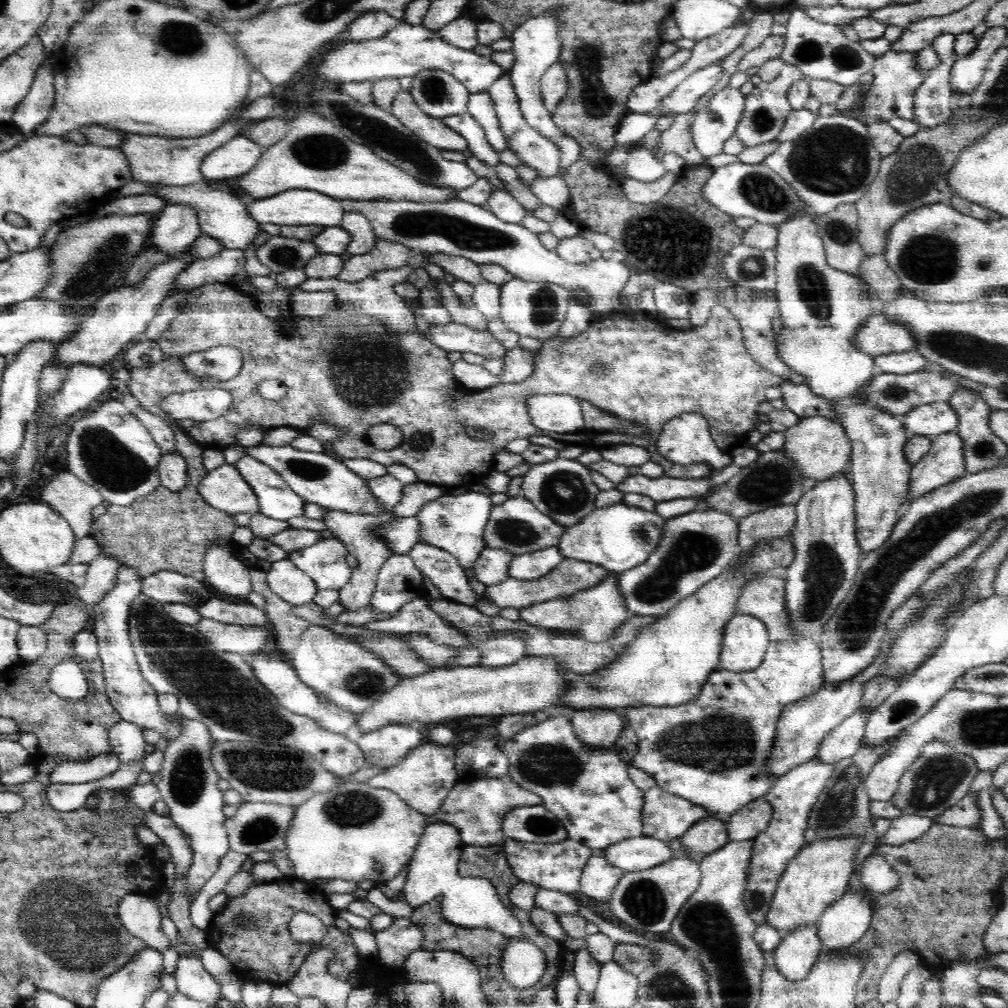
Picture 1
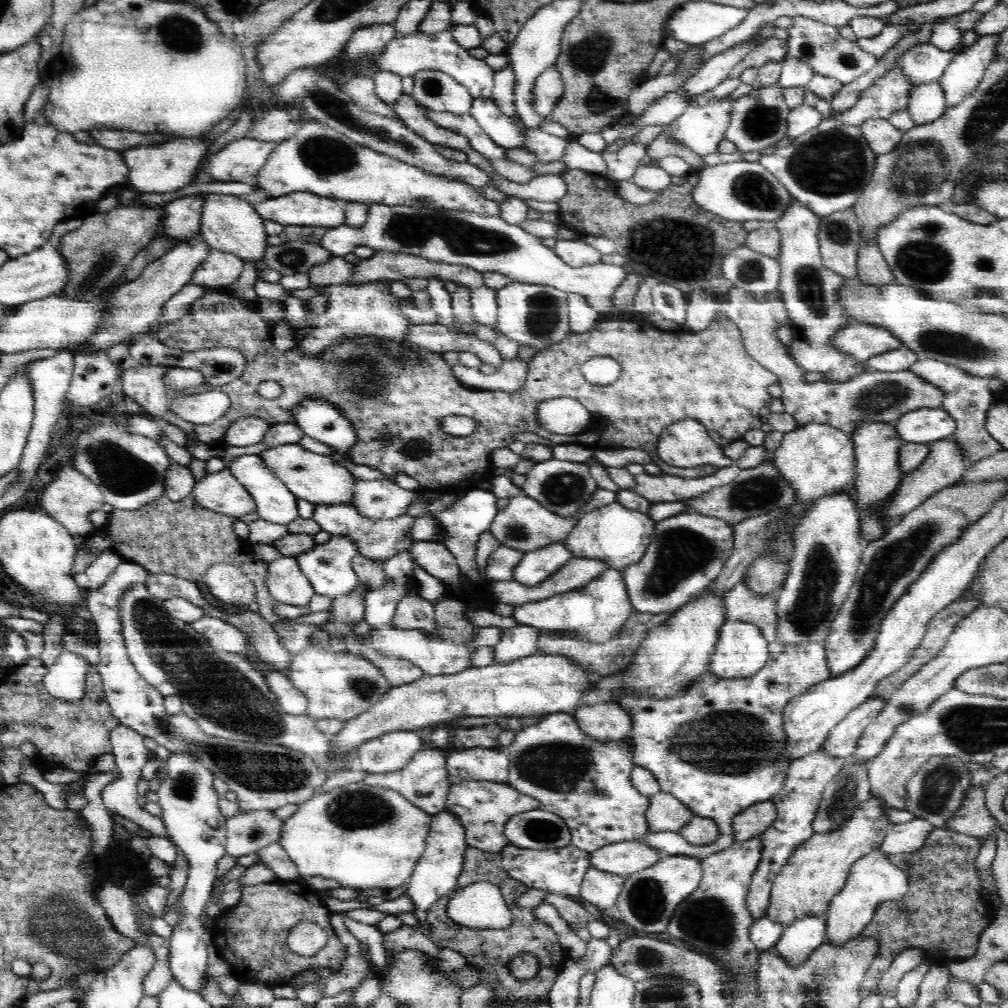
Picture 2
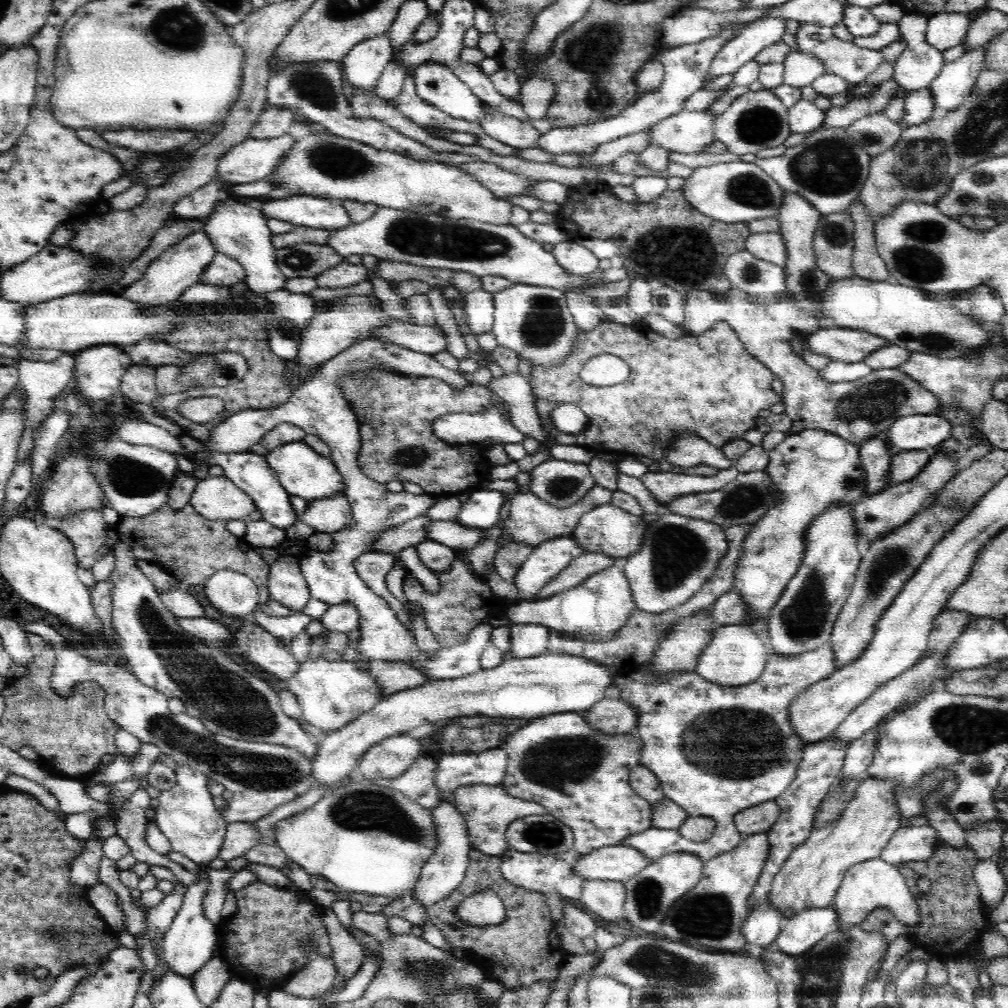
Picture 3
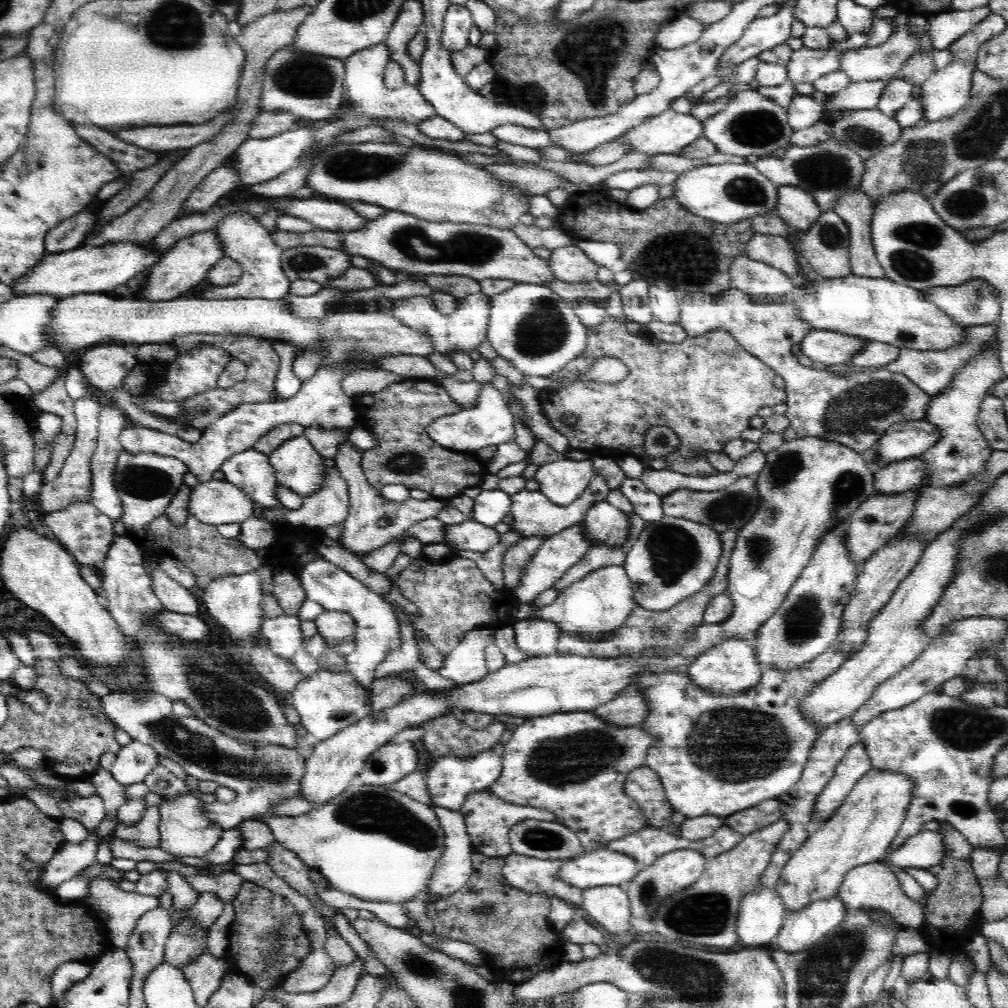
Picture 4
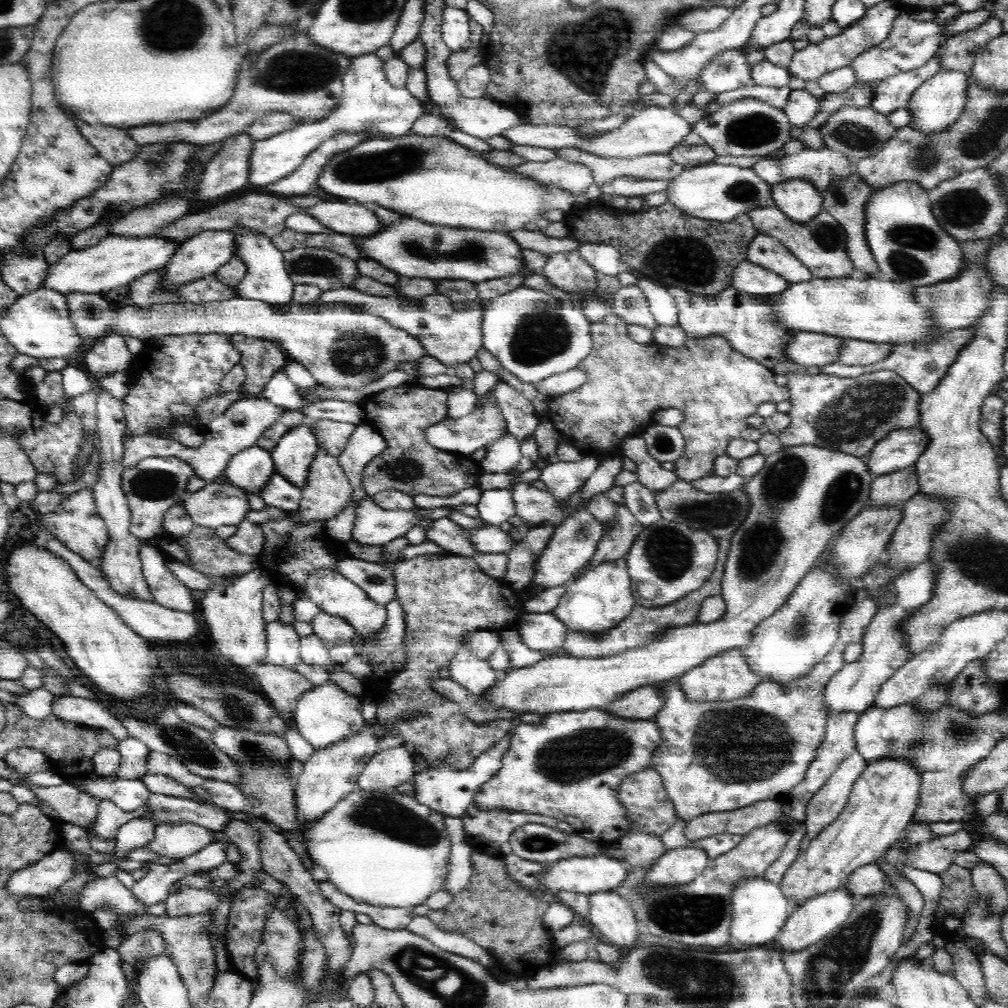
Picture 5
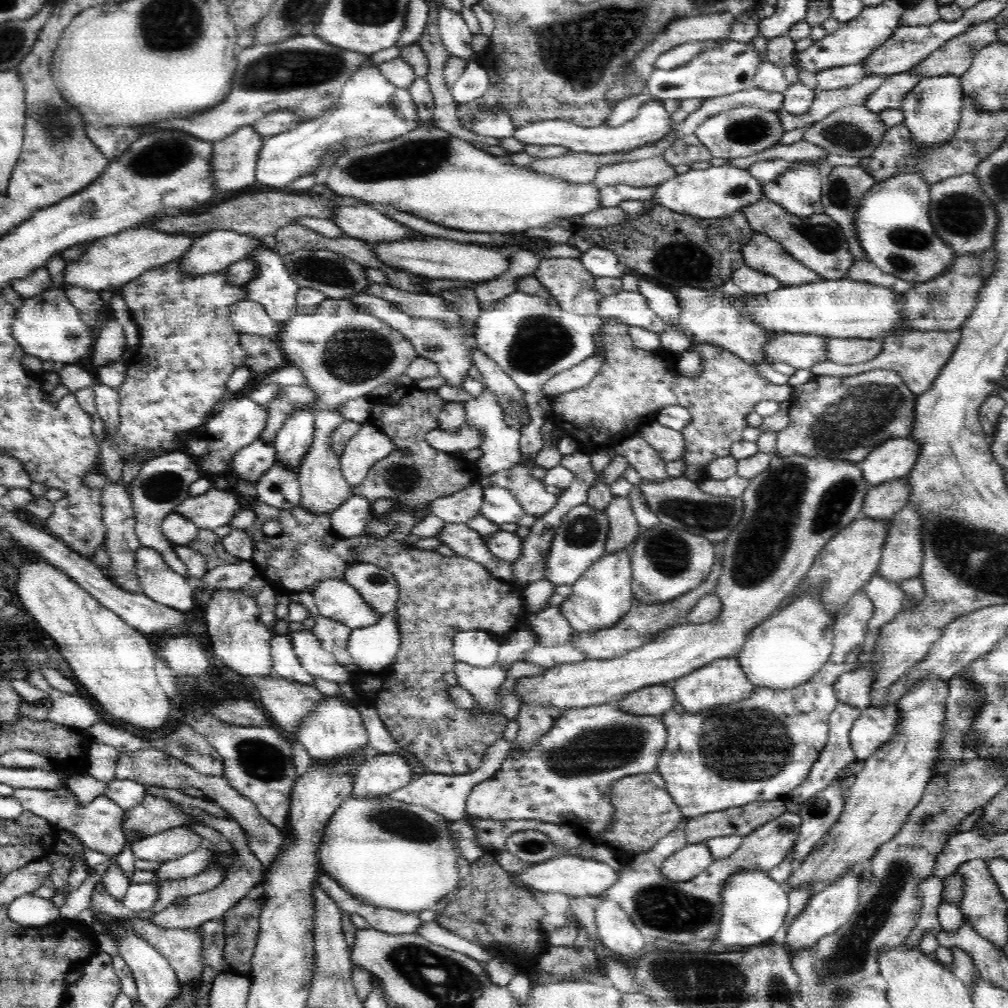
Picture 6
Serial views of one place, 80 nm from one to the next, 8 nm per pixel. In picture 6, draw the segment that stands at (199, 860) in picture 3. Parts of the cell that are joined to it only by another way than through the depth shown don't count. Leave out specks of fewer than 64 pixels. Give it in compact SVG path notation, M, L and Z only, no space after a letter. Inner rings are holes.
M186 826L174 827L164 832L134 841L131 846L135 859L168 862L195 851L205 845L205 839Z

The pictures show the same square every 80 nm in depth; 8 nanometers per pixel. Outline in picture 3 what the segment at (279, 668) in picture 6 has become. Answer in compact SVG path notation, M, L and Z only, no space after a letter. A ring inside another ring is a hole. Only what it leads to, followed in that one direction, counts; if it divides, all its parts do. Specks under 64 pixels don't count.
M260 608L254 611L254 616L250 616L252 623L258 623L266 632L273 634L278 643L282 643L286 648L293 642L294 636L304 631L308 623L318 618L311 618L301 612L296 612L287 617L266 616Z

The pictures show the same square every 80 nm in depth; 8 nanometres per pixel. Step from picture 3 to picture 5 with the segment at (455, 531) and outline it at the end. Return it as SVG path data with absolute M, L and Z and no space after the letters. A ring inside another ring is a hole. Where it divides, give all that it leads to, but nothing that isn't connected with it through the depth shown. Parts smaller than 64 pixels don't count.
M486 524L482 528L468 531L470 531L470 541L480 553L508 554L517 543L508 535L508 531L502 531L499 526Z

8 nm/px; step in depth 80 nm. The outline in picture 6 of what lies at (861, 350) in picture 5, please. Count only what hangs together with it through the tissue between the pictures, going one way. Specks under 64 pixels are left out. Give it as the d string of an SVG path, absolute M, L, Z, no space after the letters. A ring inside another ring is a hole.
M827 337L827 360L836 364L860 364L880 354L882 341L876 338L832 338Z

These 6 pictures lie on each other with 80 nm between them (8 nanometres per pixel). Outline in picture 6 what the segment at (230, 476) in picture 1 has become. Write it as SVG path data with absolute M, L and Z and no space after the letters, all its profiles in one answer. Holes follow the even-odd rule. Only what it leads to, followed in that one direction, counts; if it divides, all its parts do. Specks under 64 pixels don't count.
M213 483L210 490L200 496L190 496L179 504L173 512L191 520L199 529L214 530L230 524L239 511L240 494L234 486L224 490Z

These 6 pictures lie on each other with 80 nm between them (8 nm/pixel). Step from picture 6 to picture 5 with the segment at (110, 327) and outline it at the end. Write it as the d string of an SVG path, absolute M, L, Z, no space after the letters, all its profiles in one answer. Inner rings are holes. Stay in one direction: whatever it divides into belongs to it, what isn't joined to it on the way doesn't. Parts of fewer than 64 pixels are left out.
M113 329L88 345L81 361L86 364L90 376L100 380L111 372L125 372L133 358L124 343L124 335Z

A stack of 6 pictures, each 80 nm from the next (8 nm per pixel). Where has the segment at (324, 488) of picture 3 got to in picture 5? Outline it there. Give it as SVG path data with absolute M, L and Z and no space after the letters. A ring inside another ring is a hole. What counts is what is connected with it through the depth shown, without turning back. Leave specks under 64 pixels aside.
M305 416L304 423L285 432L271 452L275 472L284 475L300 488L305 485L310 463L319 447L310 427L312 421Z

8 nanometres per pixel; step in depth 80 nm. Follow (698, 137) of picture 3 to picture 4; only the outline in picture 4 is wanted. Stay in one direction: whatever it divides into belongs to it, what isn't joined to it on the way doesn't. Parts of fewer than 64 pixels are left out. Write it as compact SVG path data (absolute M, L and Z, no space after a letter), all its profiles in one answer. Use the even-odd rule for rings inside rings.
M666 109L645 118L639 125L618 136L617 140L631 146L631 152L644 154L674 154L694 139L703 137L701 122L690 113Z

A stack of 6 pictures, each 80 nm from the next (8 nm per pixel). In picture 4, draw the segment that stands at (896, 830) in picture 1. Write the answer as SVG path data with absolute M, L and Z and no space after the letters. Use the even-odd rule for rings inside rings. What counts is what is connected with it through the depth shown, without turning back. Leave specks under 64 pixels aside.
M922 829L918 834L906 838L900 848L886 852L882 860L897 867L924 869L938 866L947 851L940 832Z

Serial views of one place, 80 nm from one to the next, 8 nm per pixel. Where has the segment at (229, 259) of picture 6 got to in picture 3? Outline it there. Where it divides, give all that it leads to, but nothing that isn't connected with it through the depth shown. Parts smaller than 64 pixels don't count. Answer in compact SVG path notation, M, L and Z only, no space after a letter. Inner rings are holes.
M204 231L193 233L179 244L168 248L157 259L153 259L152 264L148 266L148 270L144 272L144 276L138 282L124 288L121 296L135 304L148 306L149 310L156 308L156 306L162 306L162 304L178 301L178 298L184 294L184 290L200 283L202 272L206 270L217 253L214 246Z

